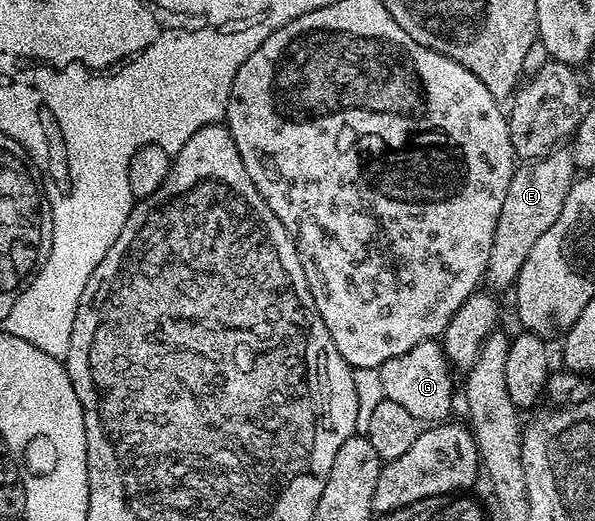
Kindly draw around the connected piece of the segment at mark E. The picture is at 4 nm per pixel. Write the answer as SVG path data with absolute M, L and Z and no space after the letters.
M566 149L515 166L512 181L508 181L504 206L500 208L500 217L496 221L492 253L486 266L484 283L491 292L499 293L517 284L520 269L524 269L524 261L528 261L528 253L532 253L536 241L540 241L540 236L548 233L556 217L560 217L560 209L564 209L564 201L575 178L574 157Z

